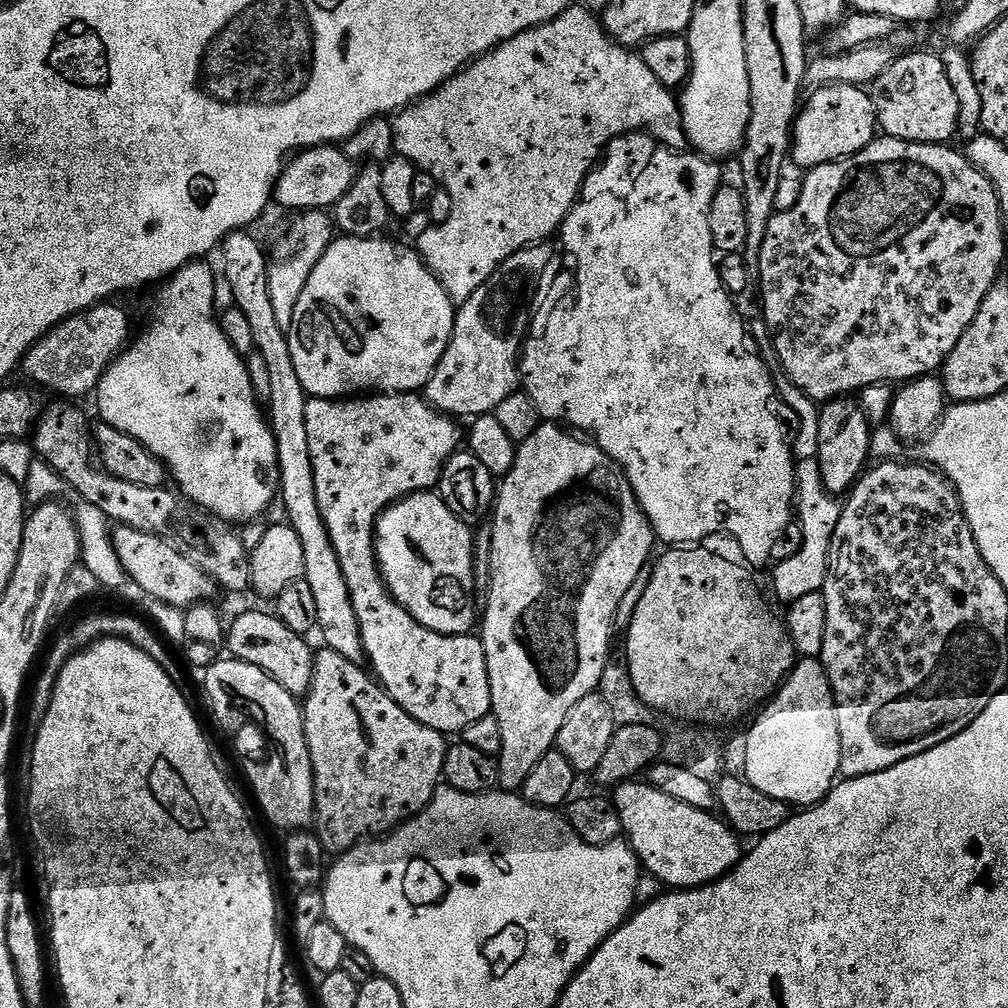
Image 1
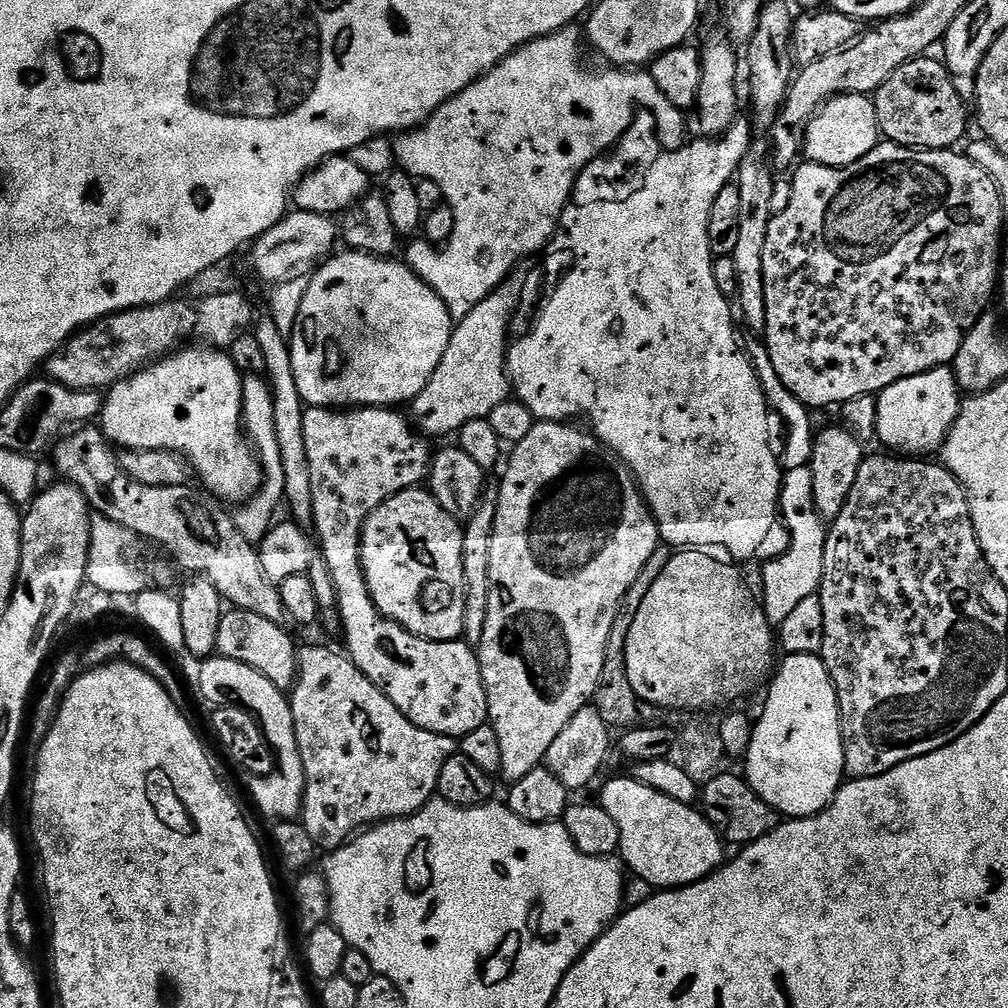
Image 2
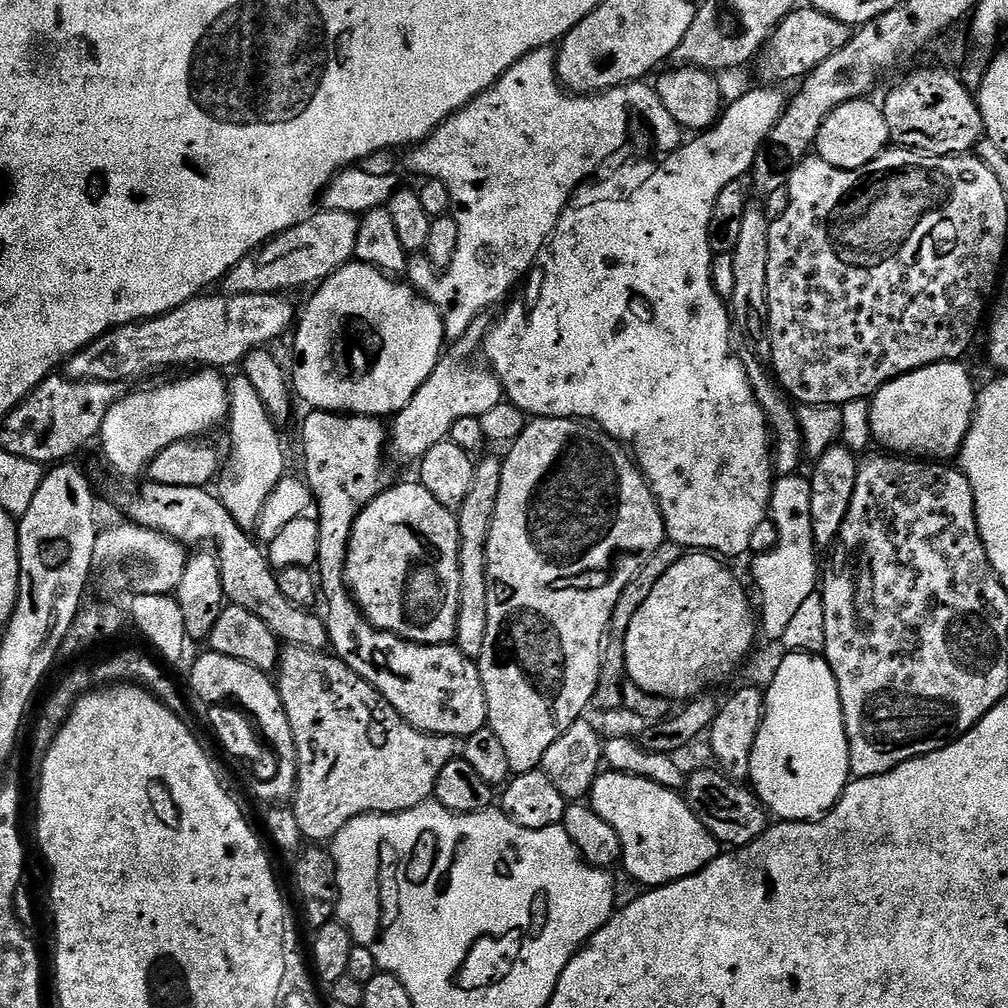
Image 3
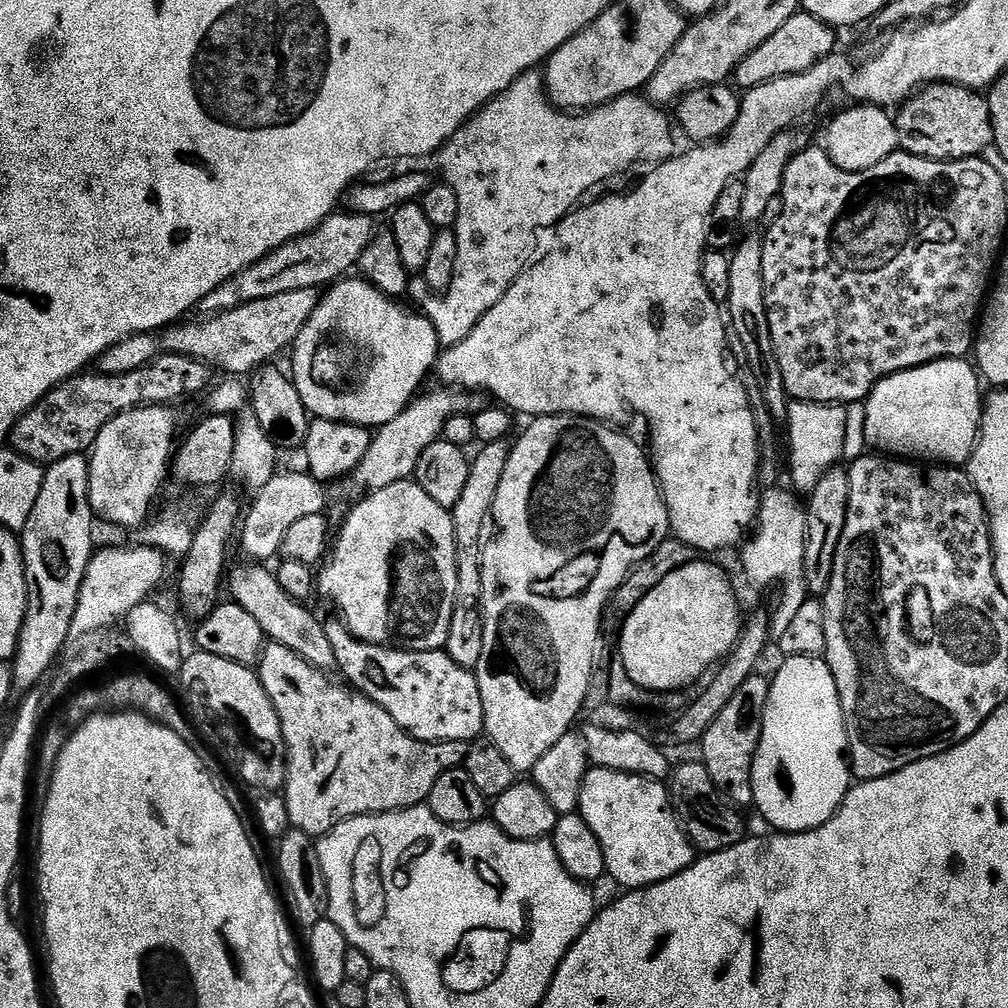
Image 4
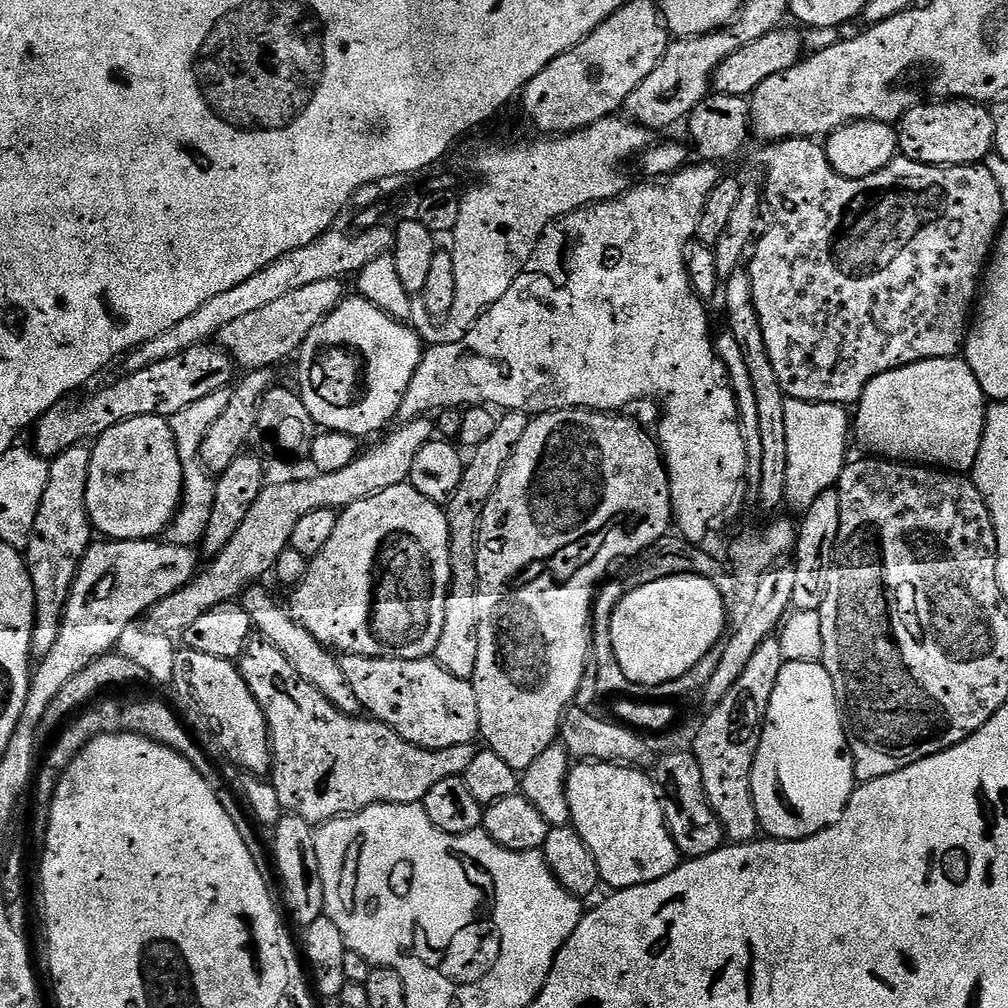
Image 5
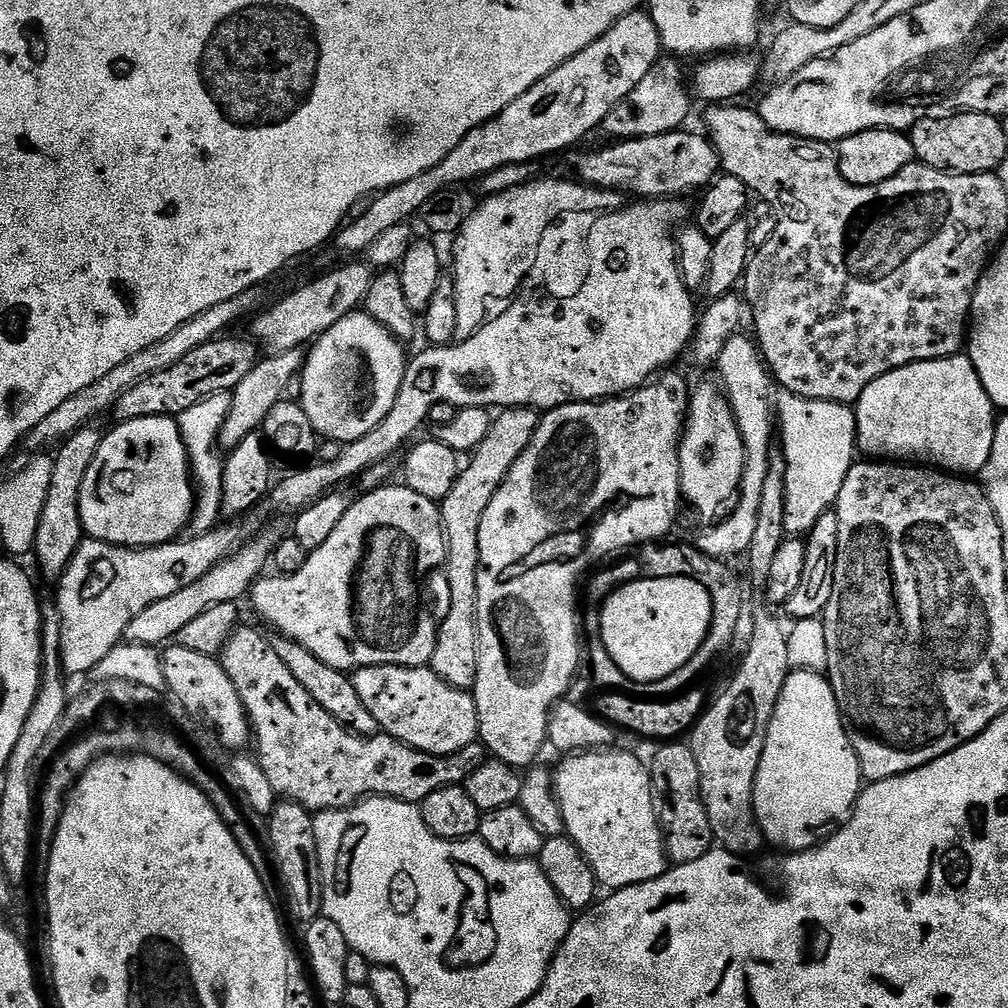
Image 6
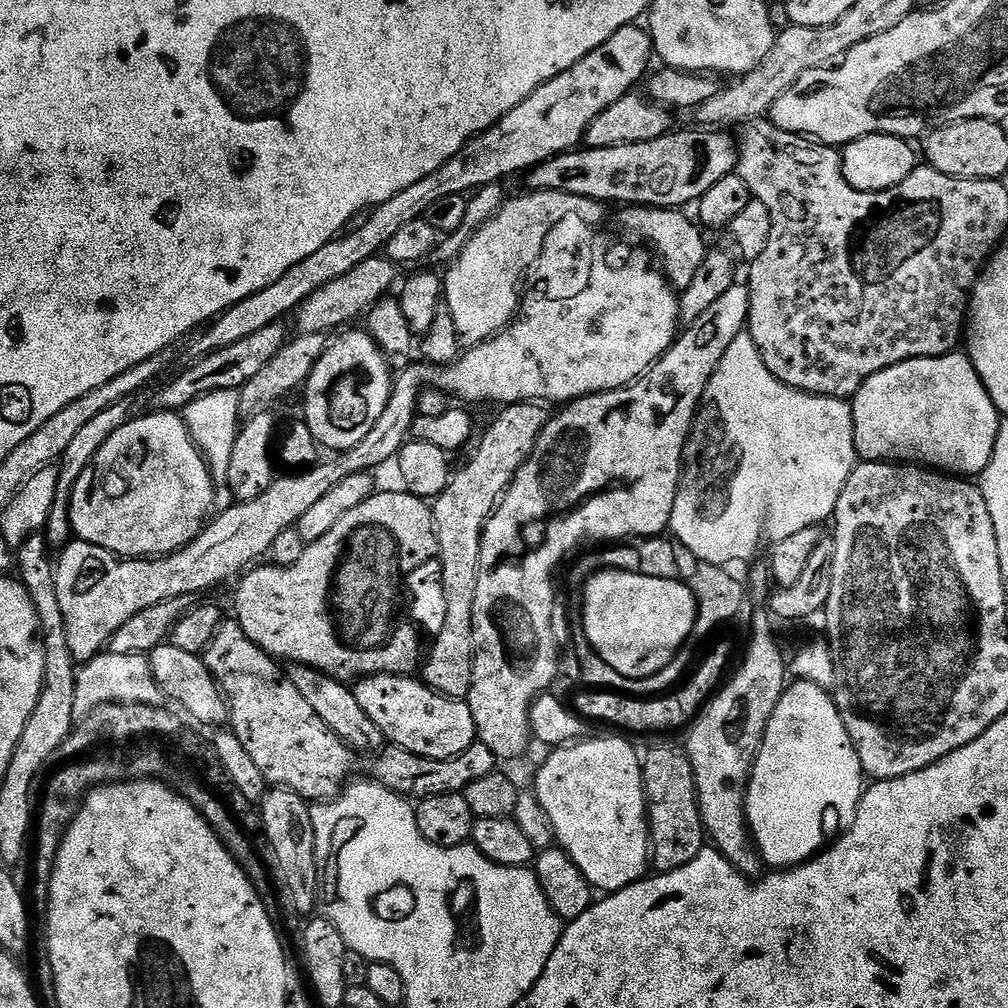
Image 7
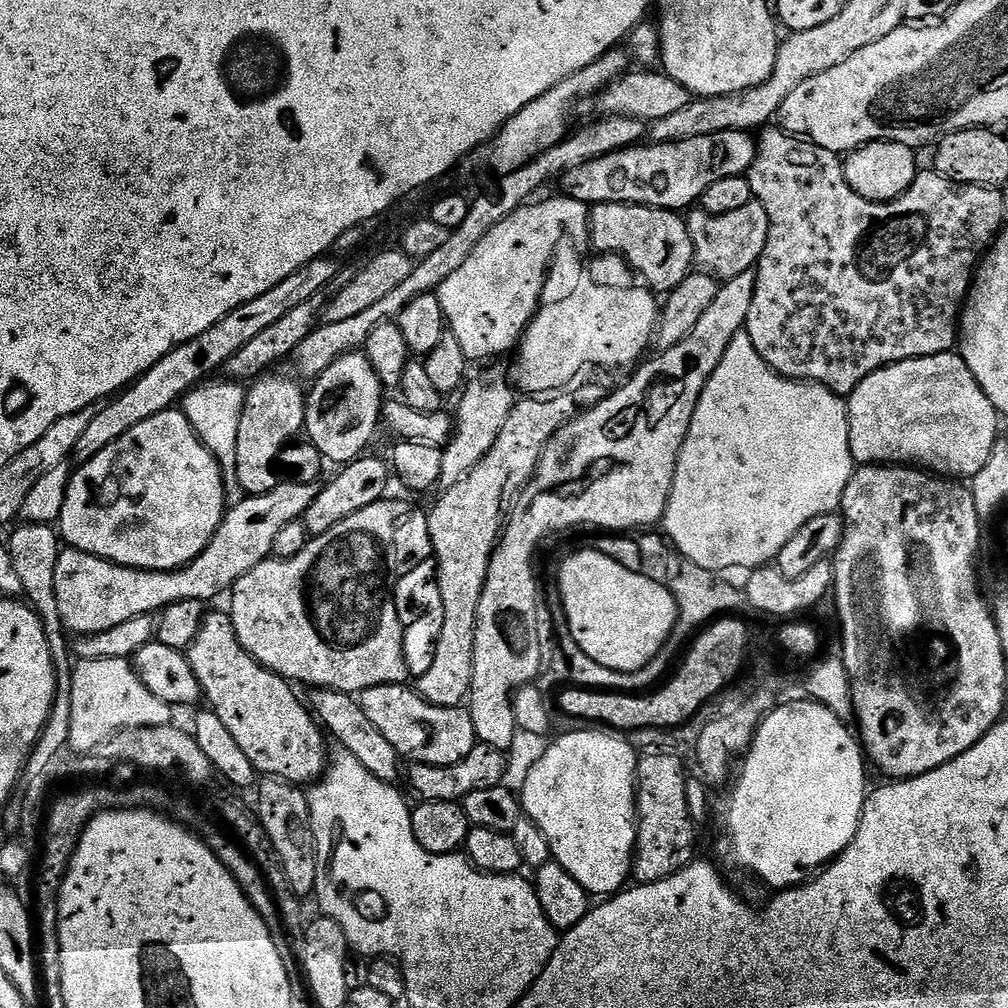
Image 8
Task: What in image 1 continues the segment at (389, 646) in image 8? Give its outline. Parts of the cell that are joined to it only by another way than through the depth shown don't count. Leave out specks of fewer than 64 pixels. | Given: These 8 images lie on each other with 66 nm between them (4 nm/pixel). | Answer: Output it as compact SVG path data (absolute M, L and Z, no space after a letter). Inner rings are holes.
M435 491L416 492L412 496L399 500L397 504L391 504L384 513L376 519L376 565L380 568L380 573L384 579L384 585L387 586L388 592L396 599L419 622L422 626L426 626L431 632L438 634L446 634L447 636L467 636L473 631L472 628L478 624L478 608L476 612L476 595L478 589L476 587L476 575L474 574L474 558L472 557L472 549L474 547L474 532L467 524L463 524L455 514L450 510L450 506L446 506L446 502L442 502L442 498Z

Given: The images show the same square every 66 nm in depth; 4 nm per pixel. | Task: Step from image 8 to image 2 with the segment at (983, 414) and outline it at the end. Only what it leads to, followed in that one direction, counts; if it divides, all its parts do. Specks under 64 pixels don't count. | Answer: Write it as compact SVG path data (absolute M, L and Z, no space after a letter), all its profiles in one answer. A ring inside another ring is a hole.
M945 366L894 382L894 386L876 396L876 402L875 439L884 443L889 453L904 458L928 458L931 452L939 453L947 442L959 416L962 393L951 367Z

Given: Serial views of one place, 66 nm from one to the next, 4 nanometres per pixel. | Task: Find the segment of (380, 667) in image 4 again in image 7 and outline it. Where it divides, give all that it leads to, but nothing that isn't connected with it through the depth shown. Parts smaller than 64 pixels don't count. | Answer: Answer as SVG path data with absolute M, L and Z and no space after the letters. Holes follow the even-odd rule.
M378 674L357 679L354 691L362 710L378 730L382 730L389 745L404 748L422 758L454 758L477 743L474 714L464 700L444 696L415 675Z

